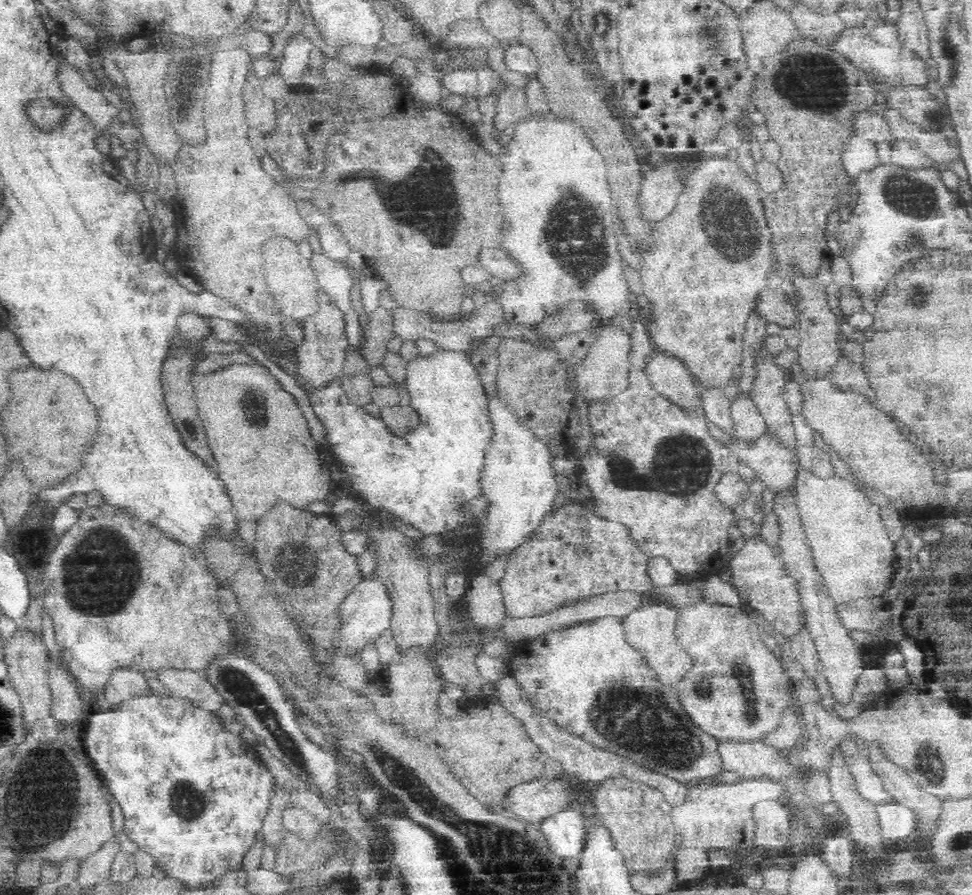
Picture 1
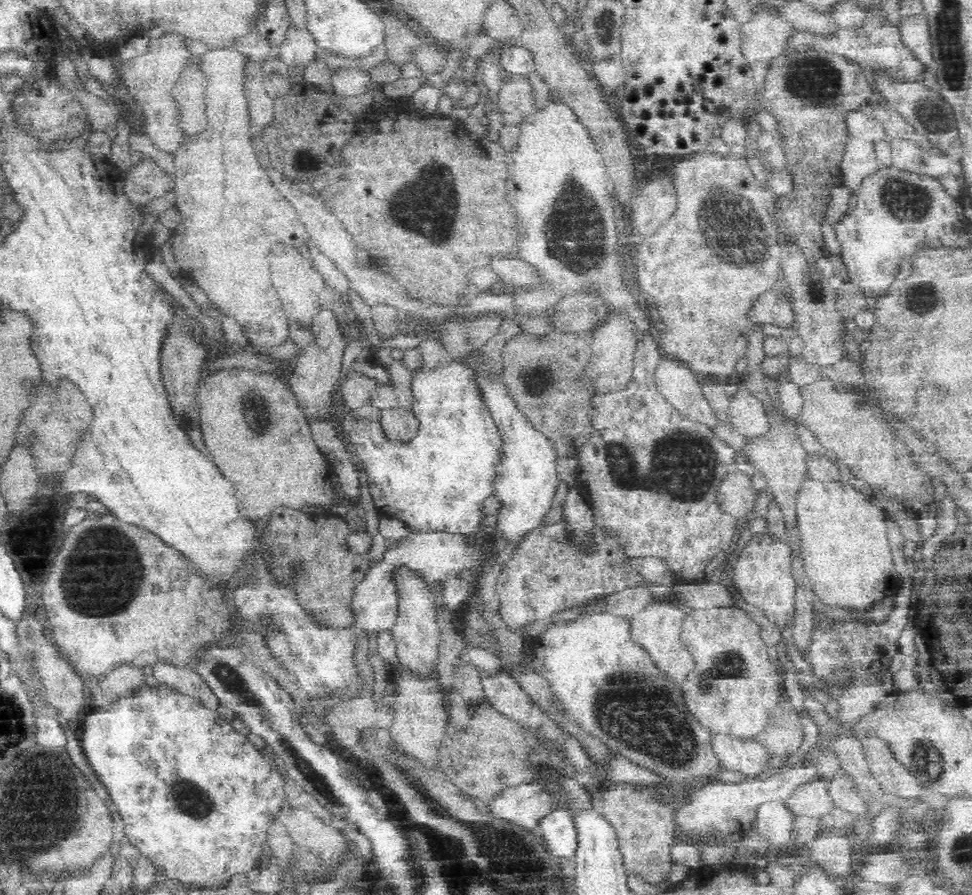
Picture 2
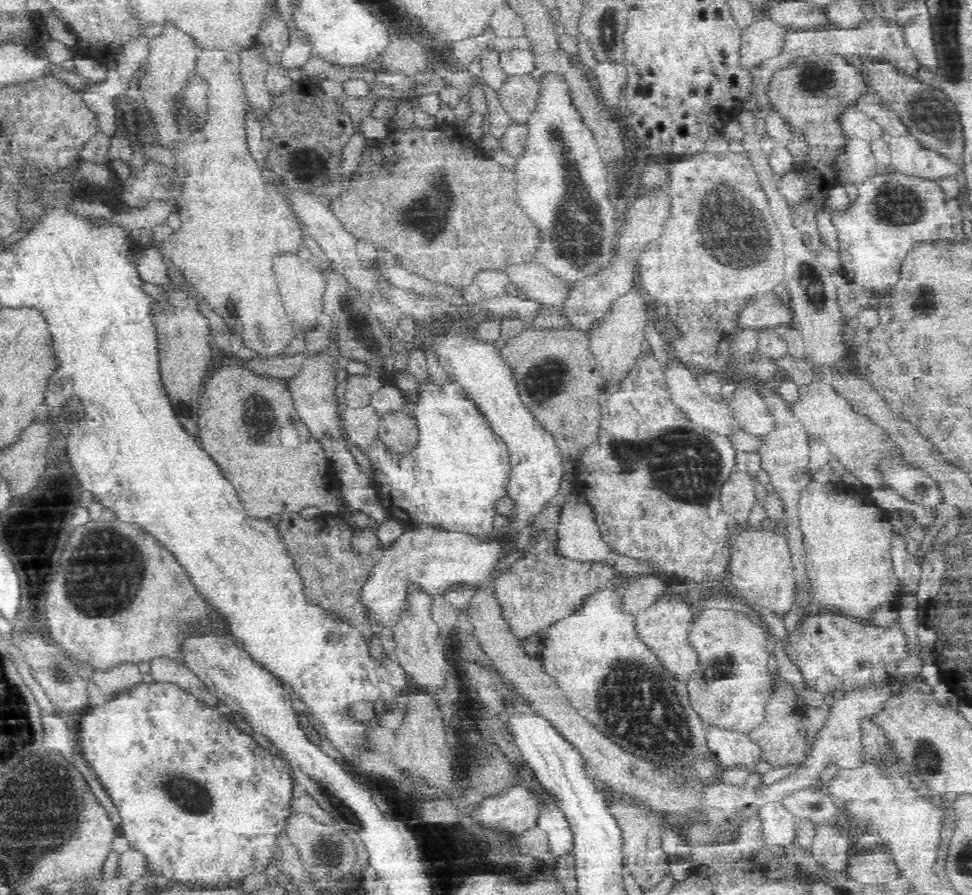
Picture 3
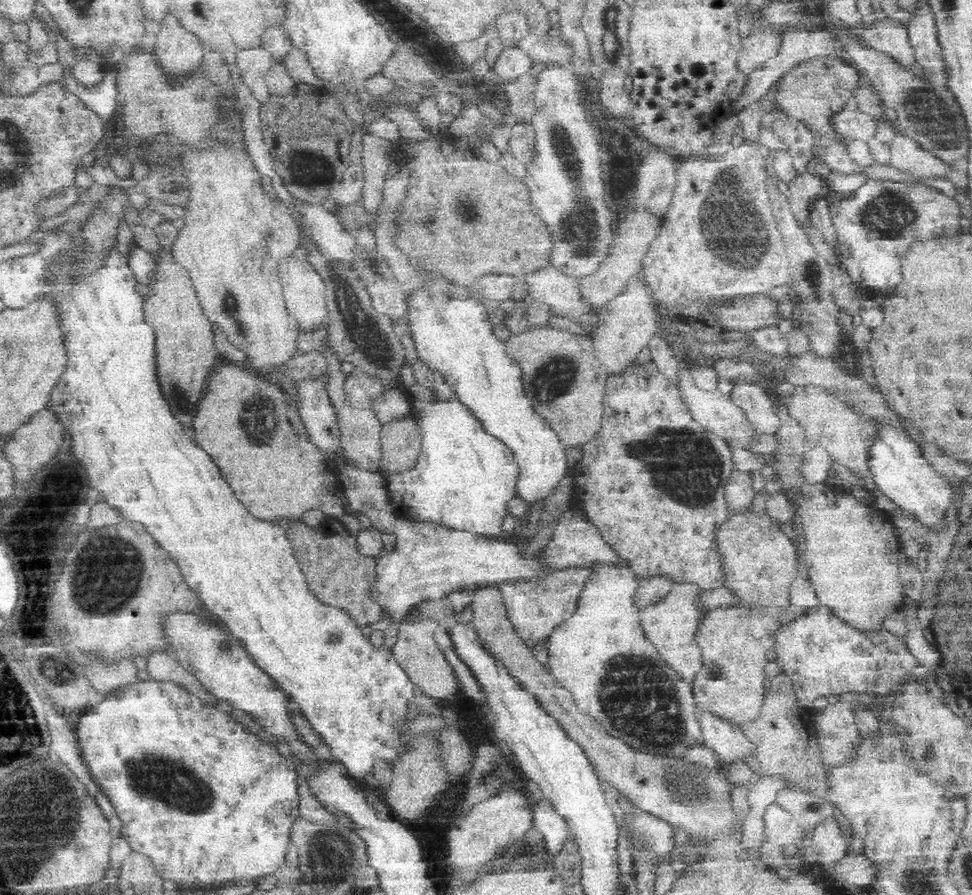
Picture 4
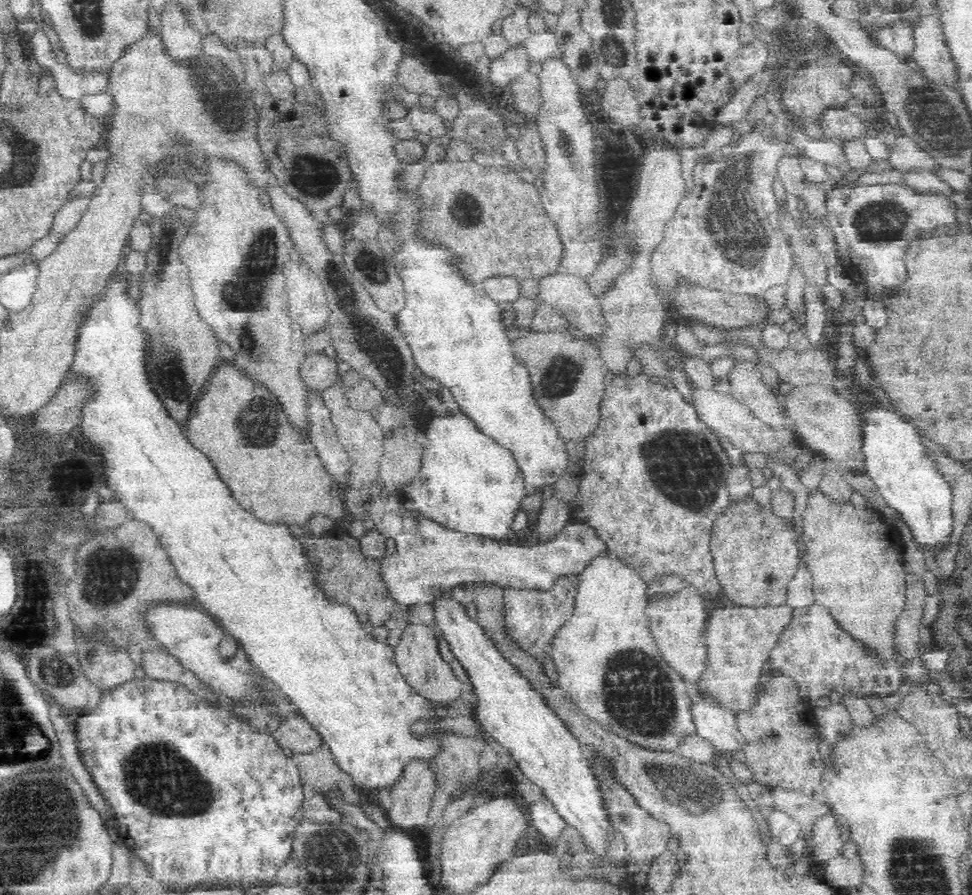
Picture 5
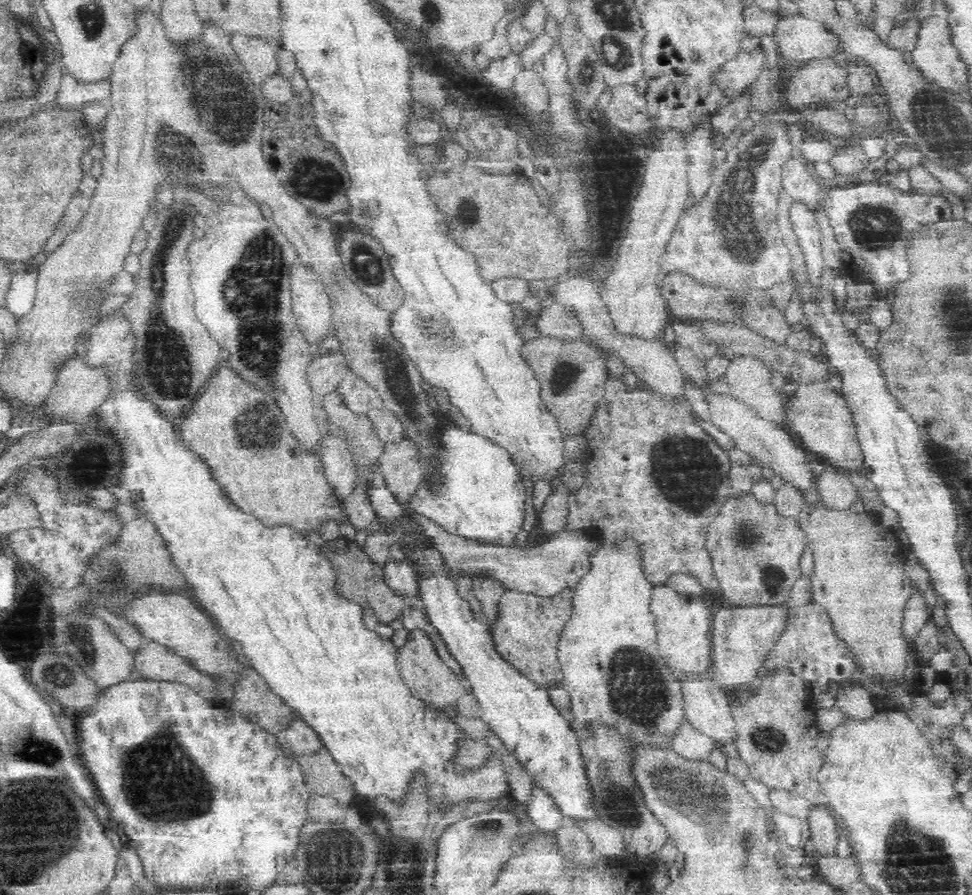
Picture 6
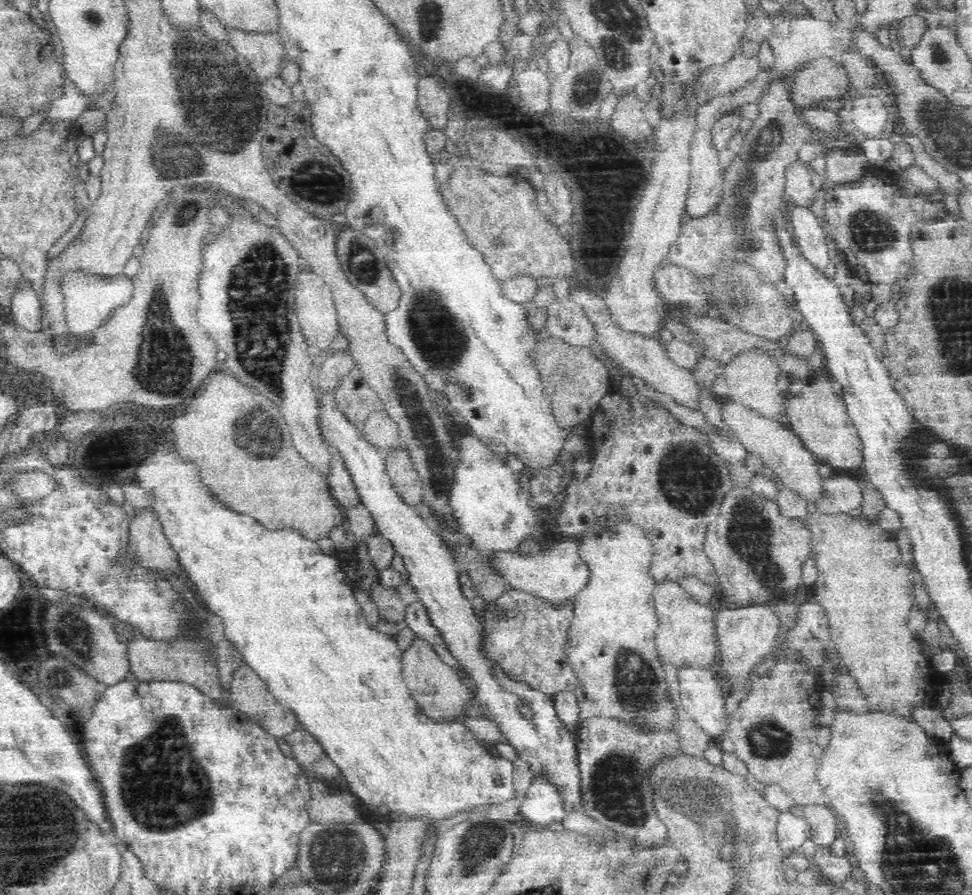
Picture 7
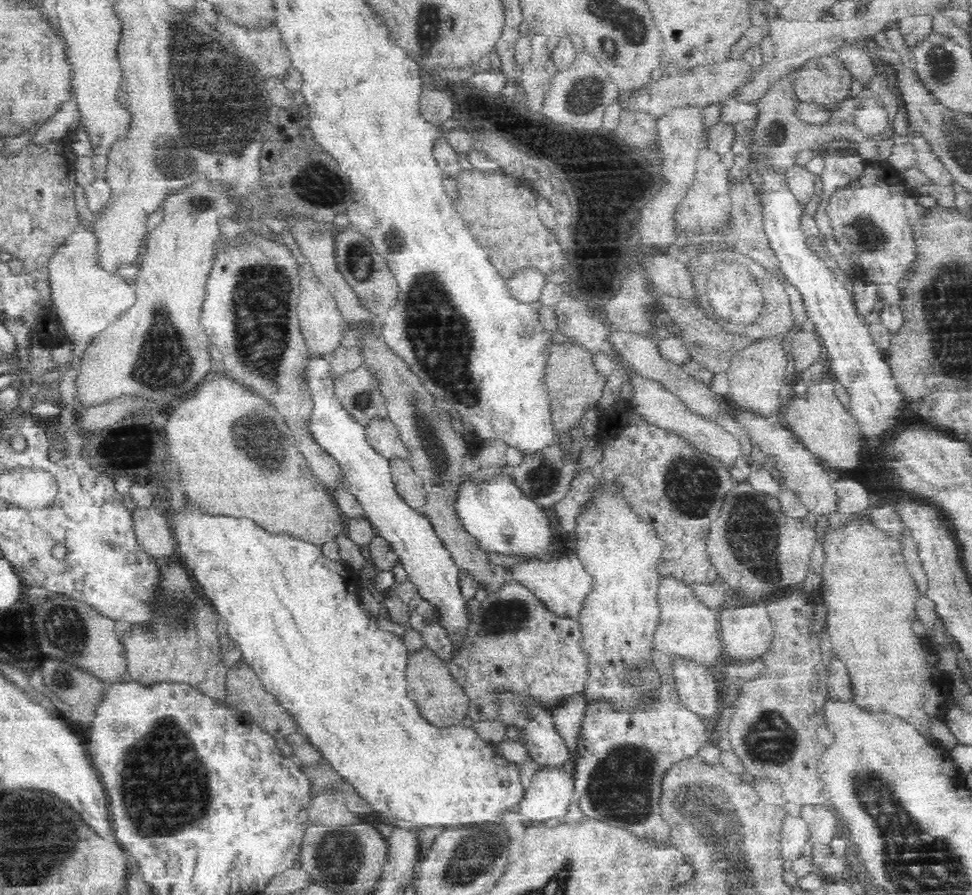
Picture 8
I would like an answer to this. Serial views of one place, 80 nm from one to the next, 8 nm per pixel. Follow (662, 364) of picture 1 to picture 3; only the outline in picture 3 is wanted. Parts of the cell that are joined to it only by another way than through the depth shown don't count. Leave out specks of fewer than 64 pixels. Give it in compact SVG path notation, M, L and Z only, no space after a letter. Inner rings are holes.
M672 359L668 362L668 366L663 370L663 380L665 380L665 389L669 394L670 400L674 406L677 406L688 420L696 423L700 427L704 427L707 432L712 431L716 434L732 436L740 431L737 420L731 415L727 402L716 402L712 400L698 384L695 372L690 371L679 361Z

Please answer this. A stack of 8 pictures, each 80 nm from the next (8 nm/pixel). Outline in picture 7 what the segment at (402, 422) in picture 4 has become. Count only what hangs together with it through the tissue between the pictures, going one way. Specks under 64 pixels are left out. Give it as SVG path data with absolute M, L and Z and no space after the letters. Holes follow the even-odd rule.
M407 446L390 447L383 457L385 474L391 479L393 489L406 505L415 507L423 500L423 482L412 463L412 453Z

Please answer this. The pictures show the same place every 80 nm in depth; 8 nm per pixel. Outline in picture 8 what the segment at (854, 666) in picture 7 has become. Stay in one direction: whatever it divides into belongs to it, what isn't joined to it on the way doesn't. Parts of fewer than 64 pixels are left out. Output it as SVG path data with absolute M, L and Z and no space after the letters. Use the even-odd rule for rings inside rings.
M862 516L851 518L844 524L836 527L829 525L824 533L824 542L822 542L822 550L824 550L824 564L822 564L822 582L821 593L818 593L814 598L822 602L827 608L827 630L830 636L830 642L833 646L833 652L837 657L846 665L848 674L852 679L852 688L854 688L856 705L862 708L863 711L868 713L888 713L896 716L900 716L904 721L912 724L919 730L923 736L932 740L930 734L930 721L938 718L943 721L944 713L946 712L946 706L950 701L948 689L945 686L935 686L932 683L932 676L937 670L936 662L938 662L936 654L930 649L929 643L924 637L919 637L912 630L913 620L917 618L915 613L916 597L919 595L914 577L911 575L906 566L905 558L901 551L901 544L899 540L892 538L885 530L878 528L871 522L868 522Z

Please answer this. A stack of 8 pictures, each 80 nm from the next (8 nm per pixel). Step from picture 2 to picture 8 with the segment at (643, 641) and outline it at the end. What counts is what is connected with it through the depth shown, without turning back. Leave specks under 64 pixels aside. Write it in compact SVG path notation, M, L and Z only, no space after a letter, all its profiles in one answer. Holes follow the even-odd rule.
M671 576L660 578L657 596L660 620L656 628L654 644L658 652L668 656L670 660L688 658L698 664L716 669L716 660L720 658L720 650L722 650L718 624L719 610L704 606L689 585Z

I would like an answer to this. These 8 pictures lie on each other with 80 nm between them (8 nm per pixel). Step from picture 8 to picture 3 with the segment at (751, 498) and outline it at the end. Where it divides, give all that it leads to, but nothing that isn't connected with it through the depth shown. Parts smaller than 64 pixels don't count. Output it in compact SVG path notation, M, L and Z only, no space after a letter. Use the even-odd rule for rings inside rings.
M748 526L736 530L730 542L728 570L736 594L751 604L770 608L778 618L784 618L796 605L797 584L791 561L791 550L785 534L764 530L749 530Z

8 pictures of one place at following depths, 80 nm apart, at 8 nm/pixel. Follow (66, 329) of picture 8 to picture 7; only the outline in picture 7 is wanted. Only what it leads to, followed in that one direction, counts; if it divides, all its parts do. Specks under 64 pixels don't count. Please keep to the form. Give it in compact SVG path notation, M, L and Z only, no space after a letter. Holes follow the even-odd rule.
M68 274L63 281L64 299L66 299L66 321L72 326L74 336L82 336L88 330L94 330L98 325L106 322L111 312L118 306L130 300L130 283L123 277L94 277L93 274Z

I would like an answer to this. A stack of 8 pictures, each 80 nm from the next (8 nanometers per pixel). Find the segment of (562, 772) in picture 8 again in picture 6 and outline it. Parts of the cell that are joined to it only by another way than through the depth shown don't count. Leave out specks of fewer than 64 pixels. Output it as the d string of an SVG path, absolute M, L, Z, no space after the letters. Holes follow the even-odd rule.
M533 785L532 798L526 803L525 809L542 834L555 835L558 828L564 826L565 816L560 814L550 795L540 786Z

